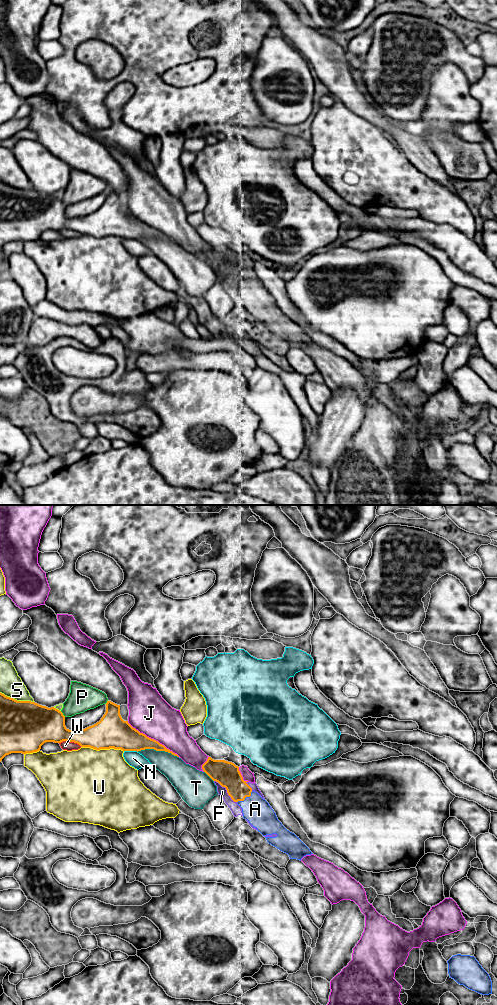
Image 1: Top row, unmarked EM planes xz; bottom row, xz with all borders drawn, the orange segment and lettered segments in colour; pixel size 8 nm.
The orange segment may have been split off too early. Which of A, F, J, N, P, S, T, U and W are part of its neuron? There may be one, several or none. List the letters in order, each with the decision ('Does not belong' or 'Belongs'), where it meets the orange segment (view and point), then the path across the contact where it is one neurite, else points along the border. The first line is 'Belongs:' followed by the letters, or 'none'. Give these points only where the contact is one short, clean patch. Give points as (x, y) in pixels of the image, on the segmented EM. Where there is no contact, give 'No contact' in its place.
Belongs: A
A: Belongs. Touches orange at xz (245, 797). Path across: xz (227, 774), (245, 797), (255, 809)
F: Does not belong. Touches orange at xz (226, 789). Boundary: xz (214, 780), (223, 786), (227, 794), (236, 802)
J: Does not belong. Touches orange at xz (153, 739)
N: Does not belong. Touches orange at xz (131, 750)
P: Does not belong. Touches orange at xz (62, 714)
S: Does not belong. Touches orange at xz (16, 700)
T: Does not belong. Touches orange at xz (158, 750)
U: Does not belong. Touches orange at xz (102, 748)
W: Does not belong. Touches orange at xz (70, 741)

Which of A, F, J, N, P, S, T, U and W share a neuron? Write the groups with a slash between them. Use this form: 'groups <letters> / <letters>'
groups A / F J / N / P / S / T / U / W

